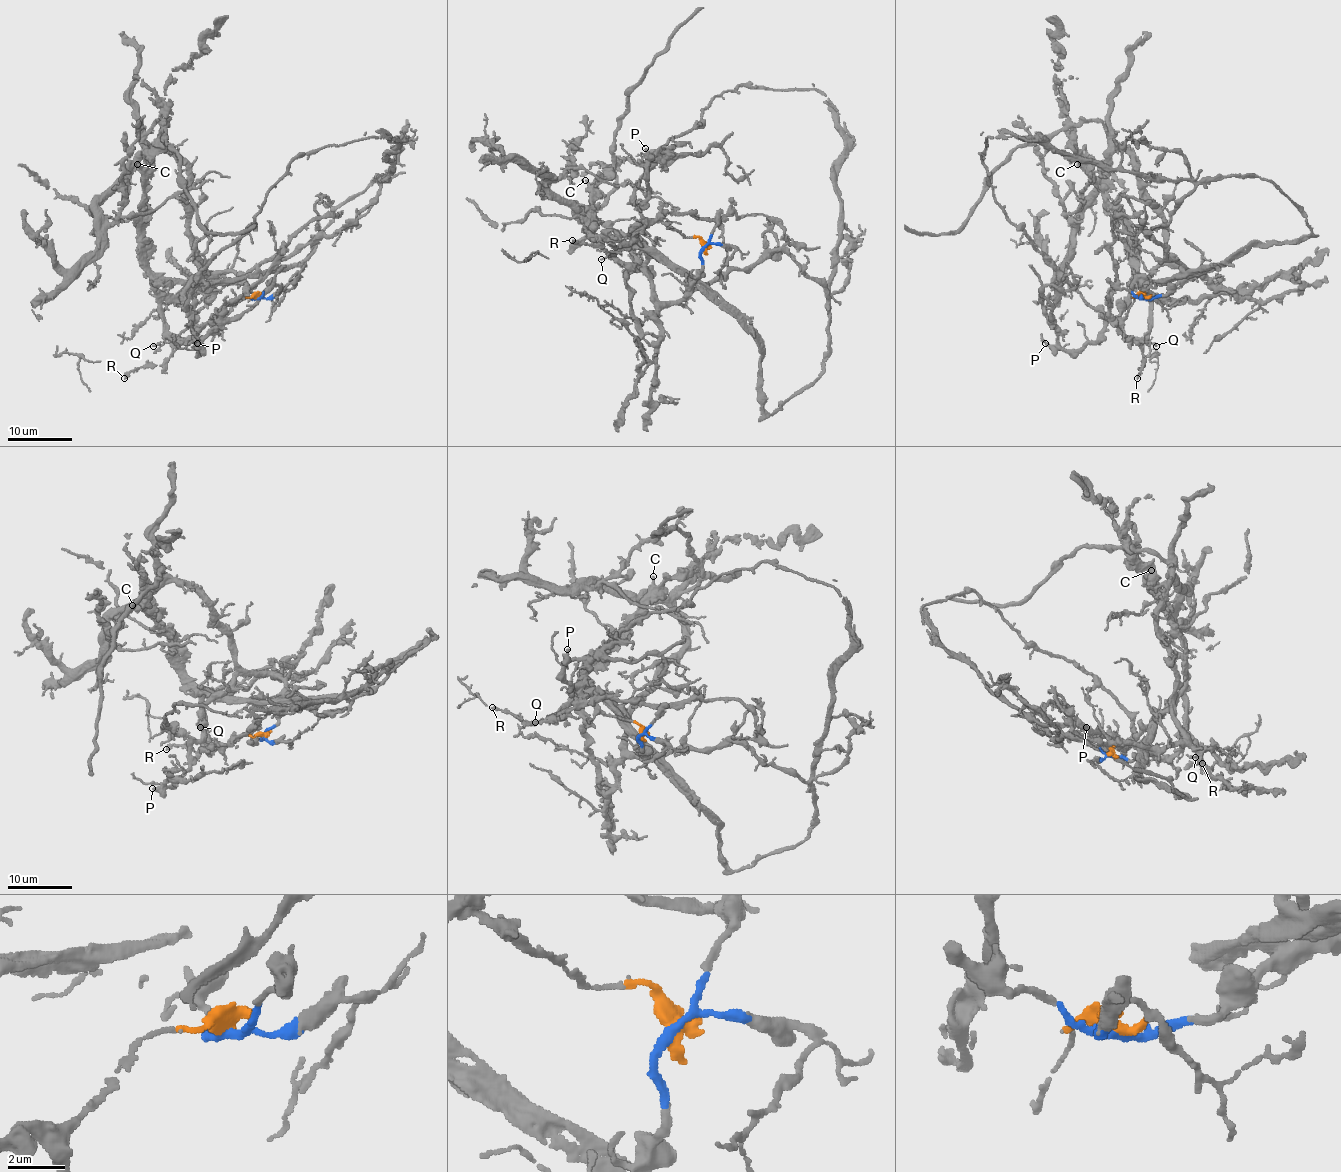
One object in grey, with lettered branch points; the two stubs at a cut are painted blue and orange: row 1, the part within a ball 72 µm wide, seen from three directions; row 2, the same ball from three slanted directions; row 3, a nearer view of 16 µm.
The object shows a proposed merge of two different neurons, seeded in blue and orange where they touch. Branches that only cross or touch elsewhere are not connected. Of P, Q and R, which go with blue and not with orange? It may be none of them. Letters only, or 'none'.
P

